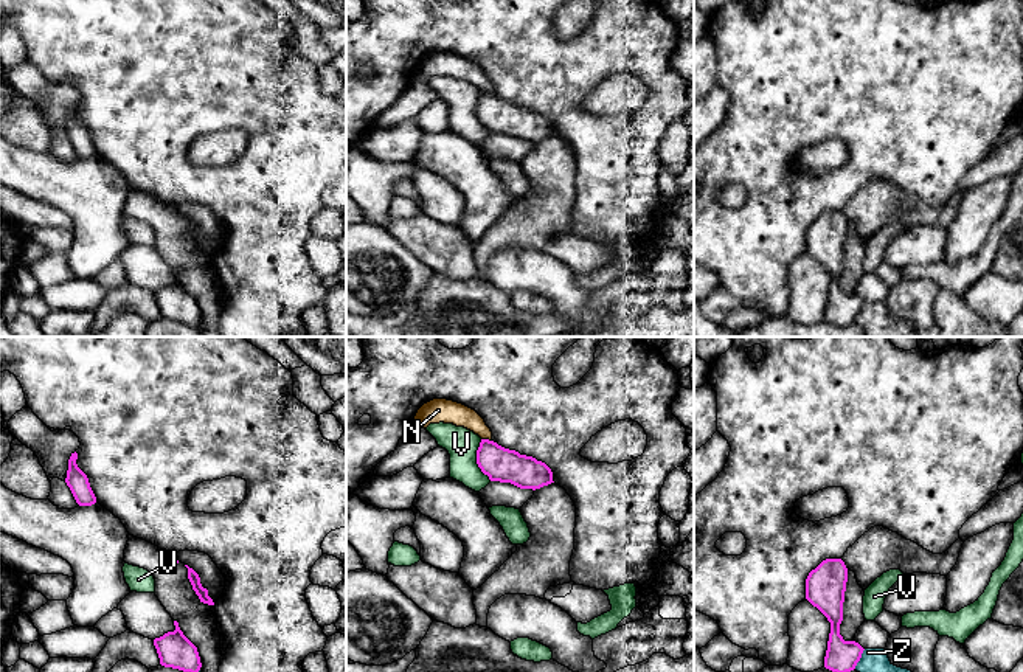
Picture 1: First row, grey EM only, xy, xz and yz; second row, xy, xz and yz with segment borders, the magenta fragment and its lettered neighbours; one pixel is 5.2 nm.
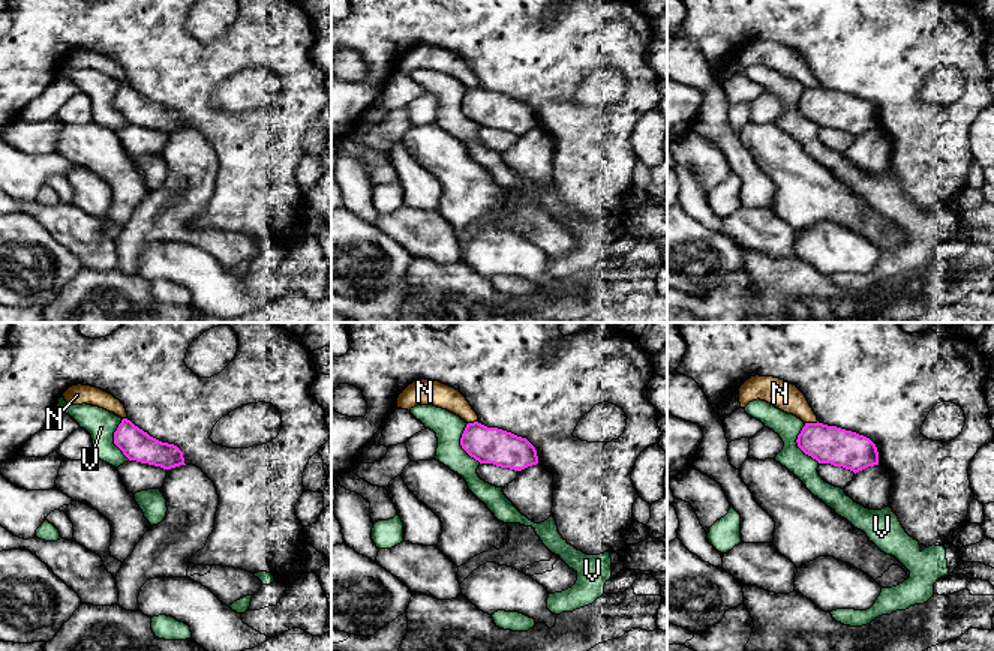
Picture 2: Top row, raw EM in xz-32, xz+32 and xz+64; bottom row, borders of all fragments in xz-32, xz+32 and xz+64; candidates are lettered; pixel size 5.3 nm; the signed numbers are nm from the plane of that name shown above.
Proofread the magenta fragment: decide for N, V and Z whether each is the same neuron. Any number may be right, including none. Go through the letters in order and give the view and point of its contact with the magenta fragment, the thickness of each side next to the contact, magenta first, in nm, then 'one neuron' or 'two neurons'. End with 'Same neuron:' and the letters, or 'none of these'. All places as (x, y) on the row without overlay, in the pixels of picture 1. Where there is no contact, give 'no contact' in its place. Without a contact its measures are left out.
N: xz (486, 92) | 180/120 nm | one neuron
V: xz (477, 112) | 180/160 nm | two neurons
Z: yz (860, 309) | 170/220 nm | two neurons
Same neuron: N

